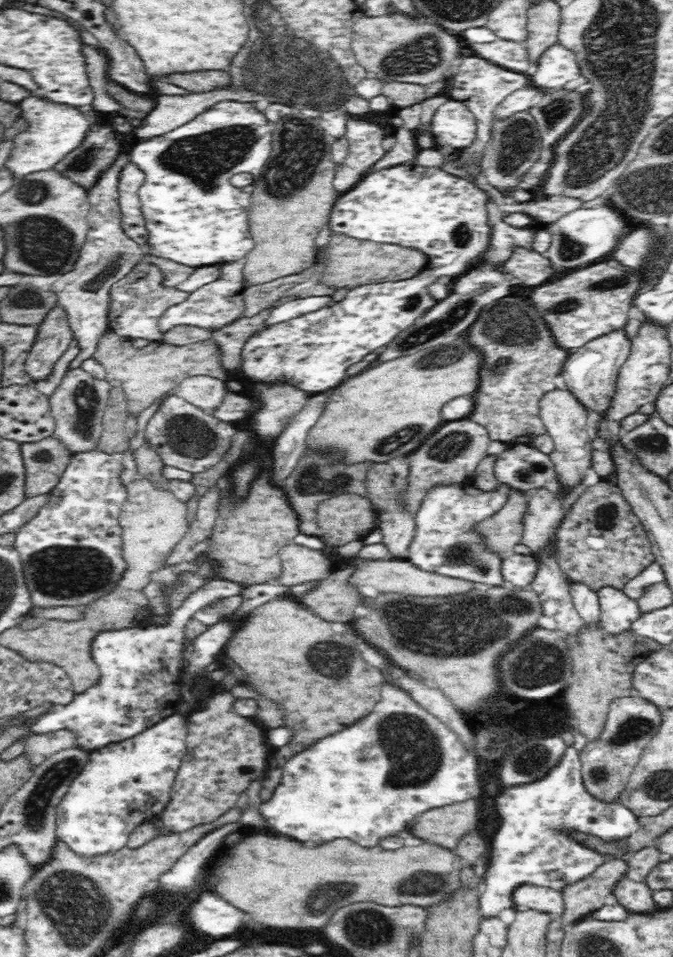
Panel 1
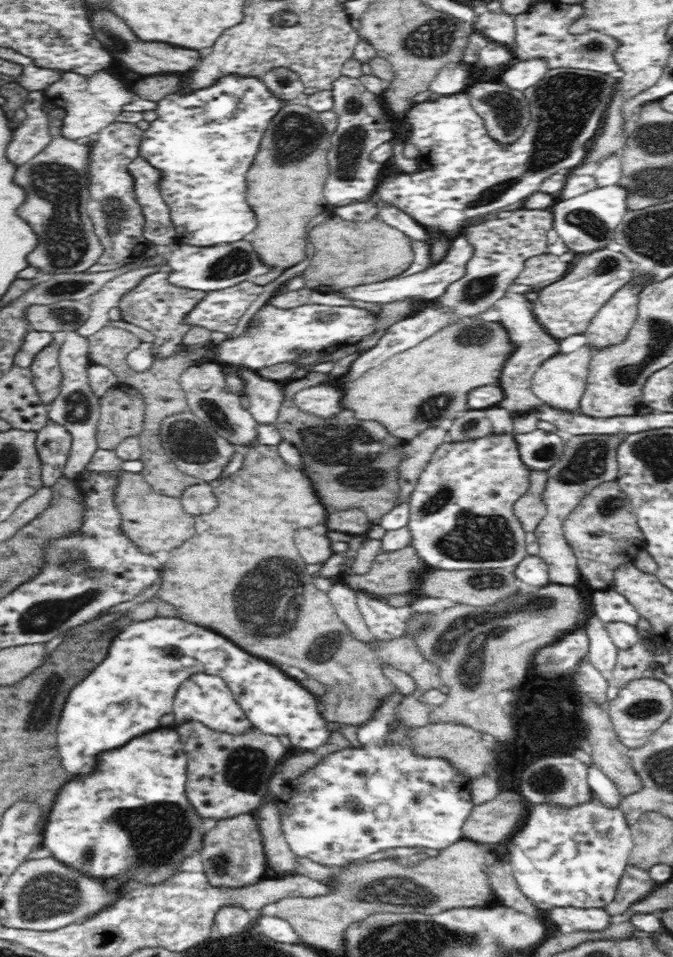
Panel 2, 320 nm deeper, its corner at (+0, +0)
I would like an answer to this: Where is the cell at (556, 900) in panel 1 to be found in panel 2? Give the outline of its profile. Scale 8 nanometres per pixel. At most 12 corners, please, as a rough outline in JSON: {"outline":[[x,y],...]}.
{"outline":[[552,908],[559,933],[603,932],[612,916],[600,908]]}

